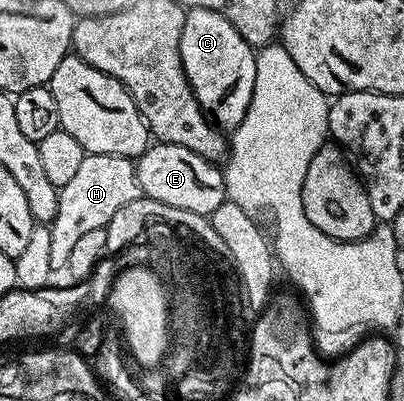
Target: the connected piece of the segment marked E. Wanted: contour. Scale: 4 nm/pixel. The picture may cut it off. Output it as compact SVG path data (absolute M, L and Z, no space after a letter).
M155 141L134 162L134 171L138 181L139 191L152 200L160 200L160 204L172 204L172 208L184 208L184 212L210 215L220 208L220 204L227 201L225 176L221 169L214 167L215 163L204 156L196 156L188 148L180 148L180 144L168 144Z

